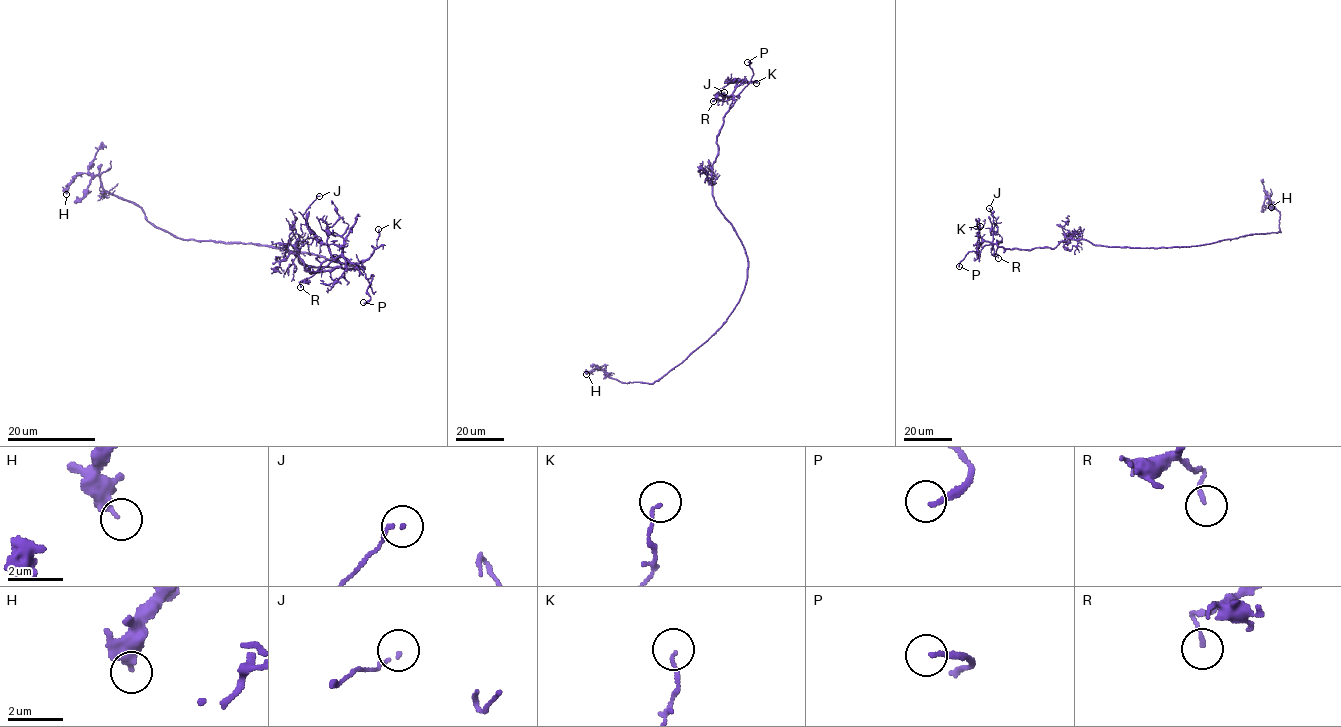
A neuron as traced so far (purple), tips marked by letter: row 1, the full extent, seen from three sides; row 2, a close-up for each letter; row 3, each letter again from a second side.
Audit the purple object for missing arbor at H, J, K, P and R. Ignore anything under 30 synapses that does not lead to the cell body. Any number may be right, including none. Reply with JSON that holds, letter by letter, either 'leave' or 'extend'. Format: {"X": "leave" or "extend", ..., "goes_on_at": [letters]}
{"H": "leave", "J": "leave", "K": "leave", "P": "extend", "R": "leave", "goes_on_at": ["P"]}

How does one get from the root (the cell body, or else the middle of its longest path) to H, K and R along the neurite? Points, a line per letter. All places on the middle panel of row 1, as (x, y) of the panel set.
H: (747, 267), (744, 289), (727, 321), (680, 363), (654, 382), (623, 383), (609, 378), (599, 368), (586, 374)
K: (747, 267), (744, 247), (714, 199), (712, 170), (717, 135), (735, 100), (734, 90), (743, 82), (756, 83)
R: (747, 267), (744, 247), (716, 205), (712, 187), (717, 135), (735, 101), (713, 101)

